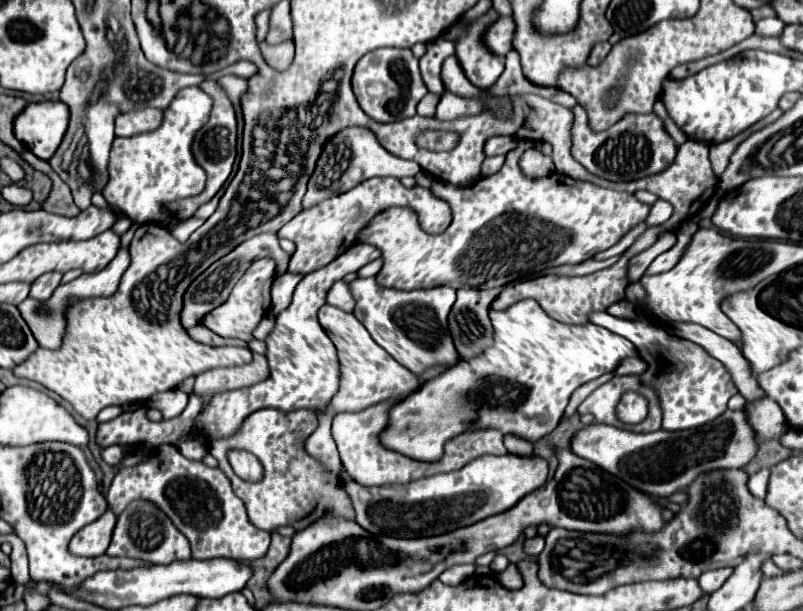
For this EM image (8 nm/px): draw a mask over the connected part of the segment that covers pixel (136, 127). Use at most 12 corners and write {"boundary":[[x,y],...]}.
{"boundary":[[157,108],[119,114],[117,136],[135,136],[157,130],[163,110]]}

